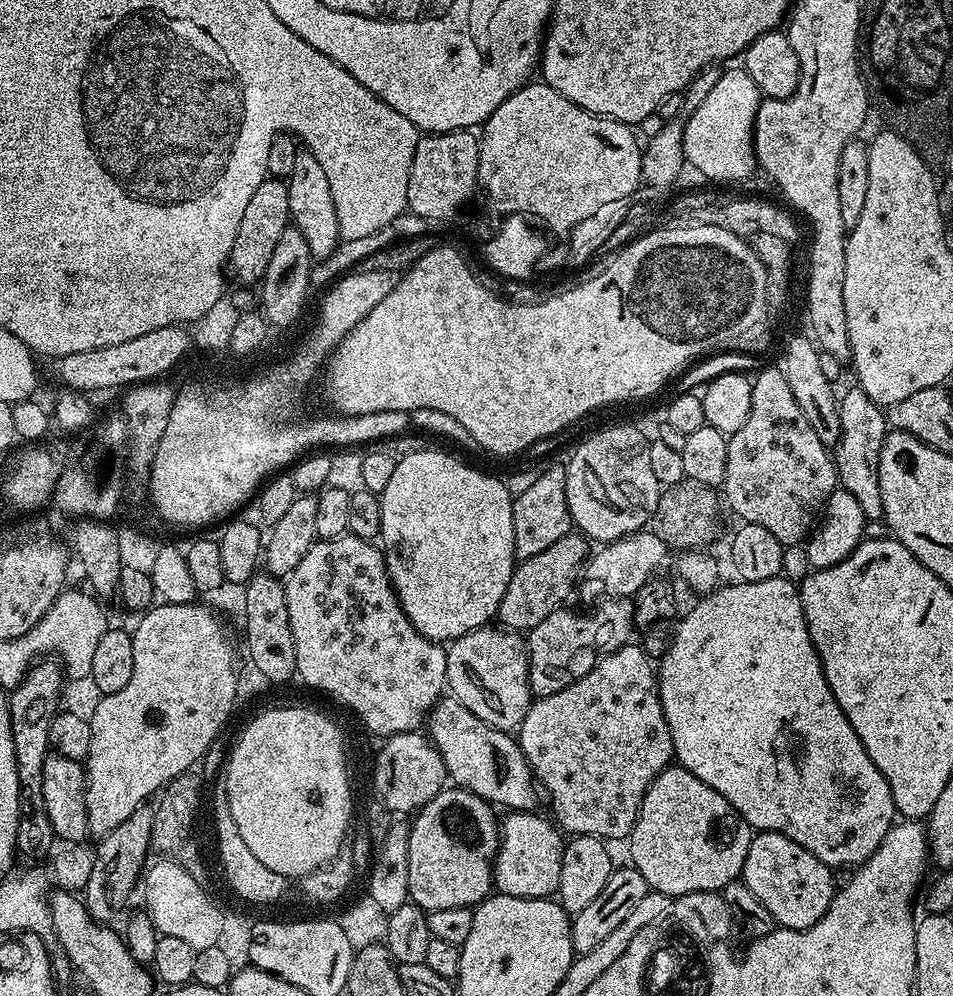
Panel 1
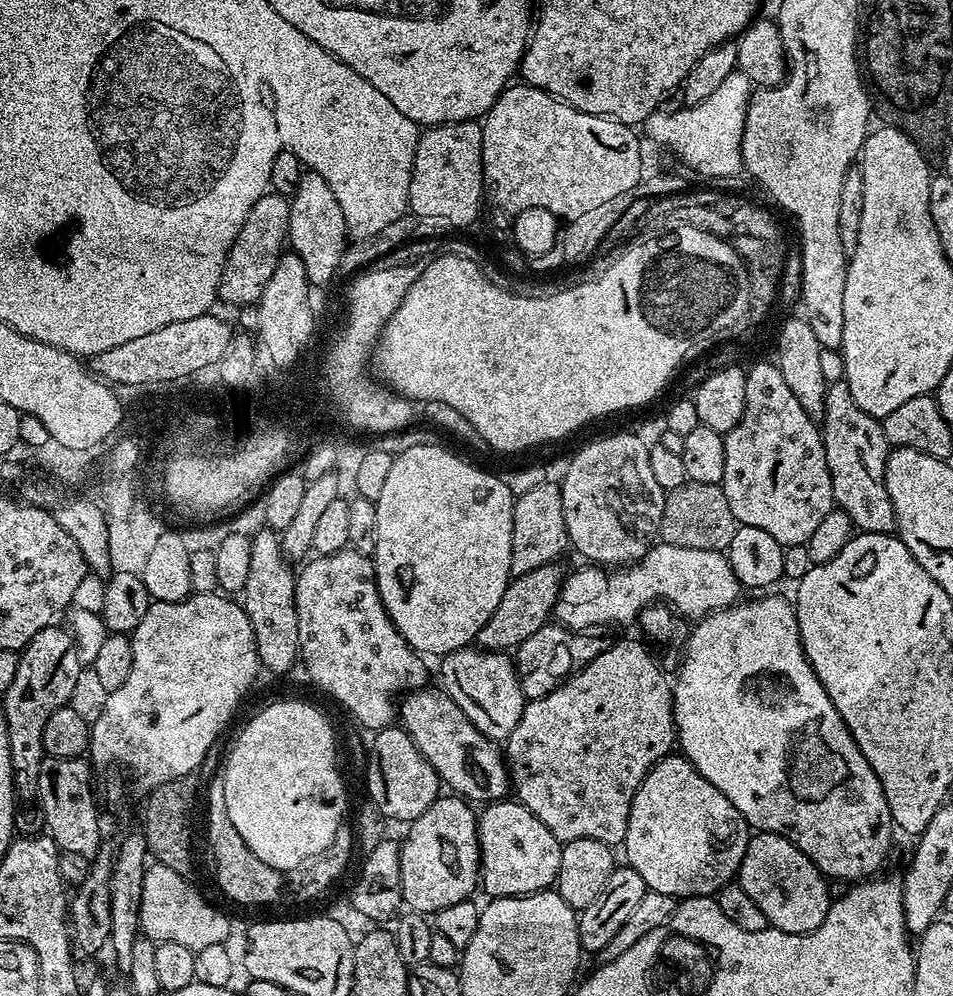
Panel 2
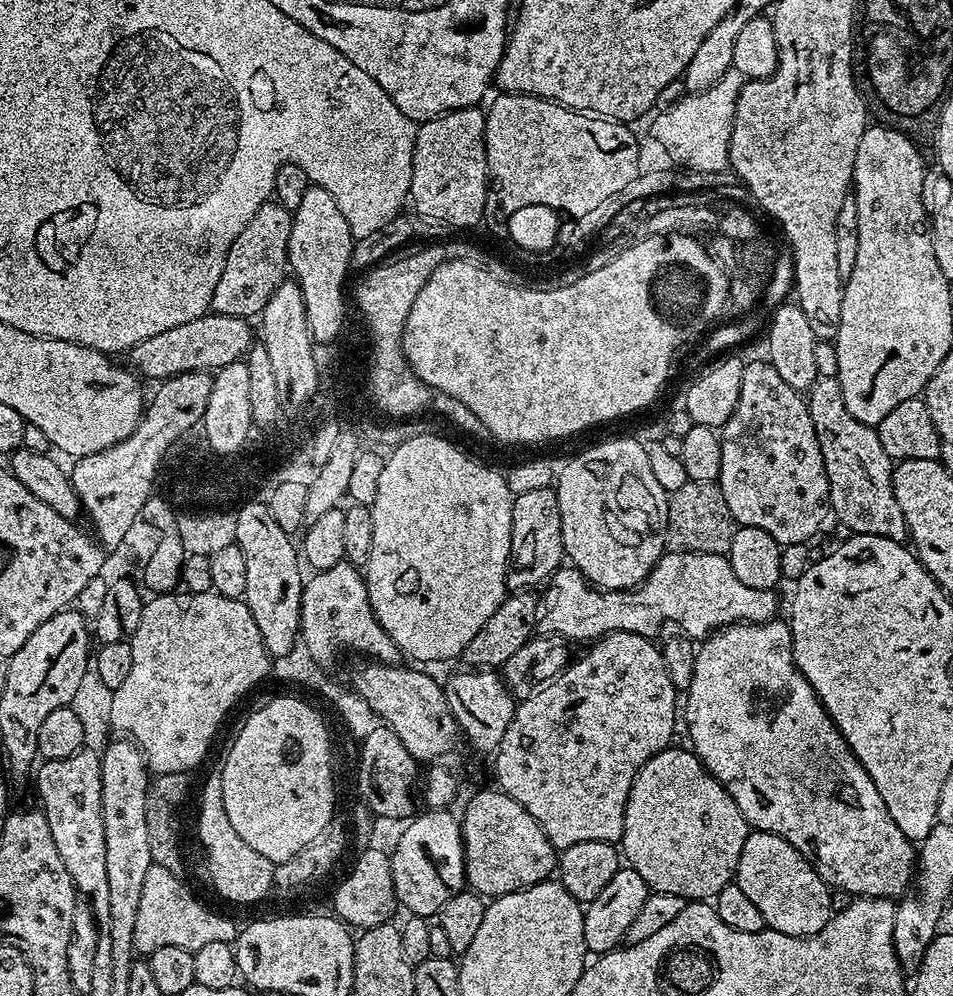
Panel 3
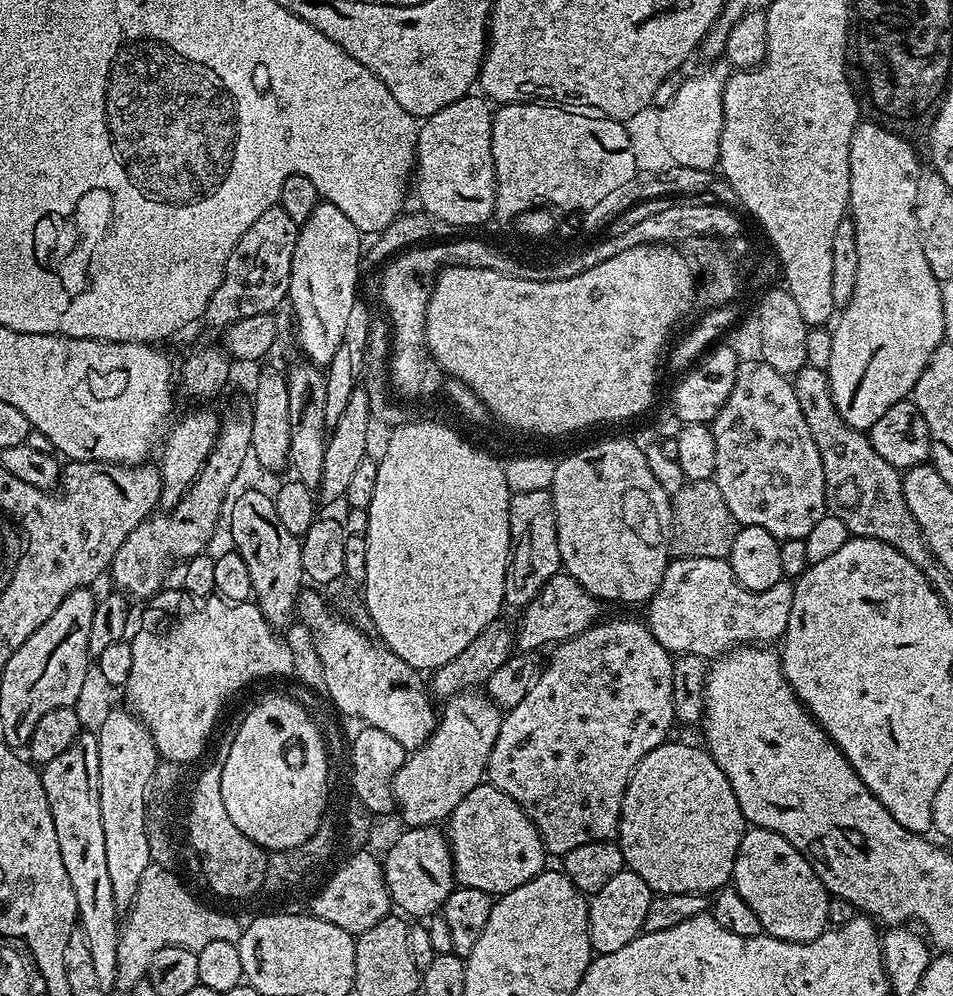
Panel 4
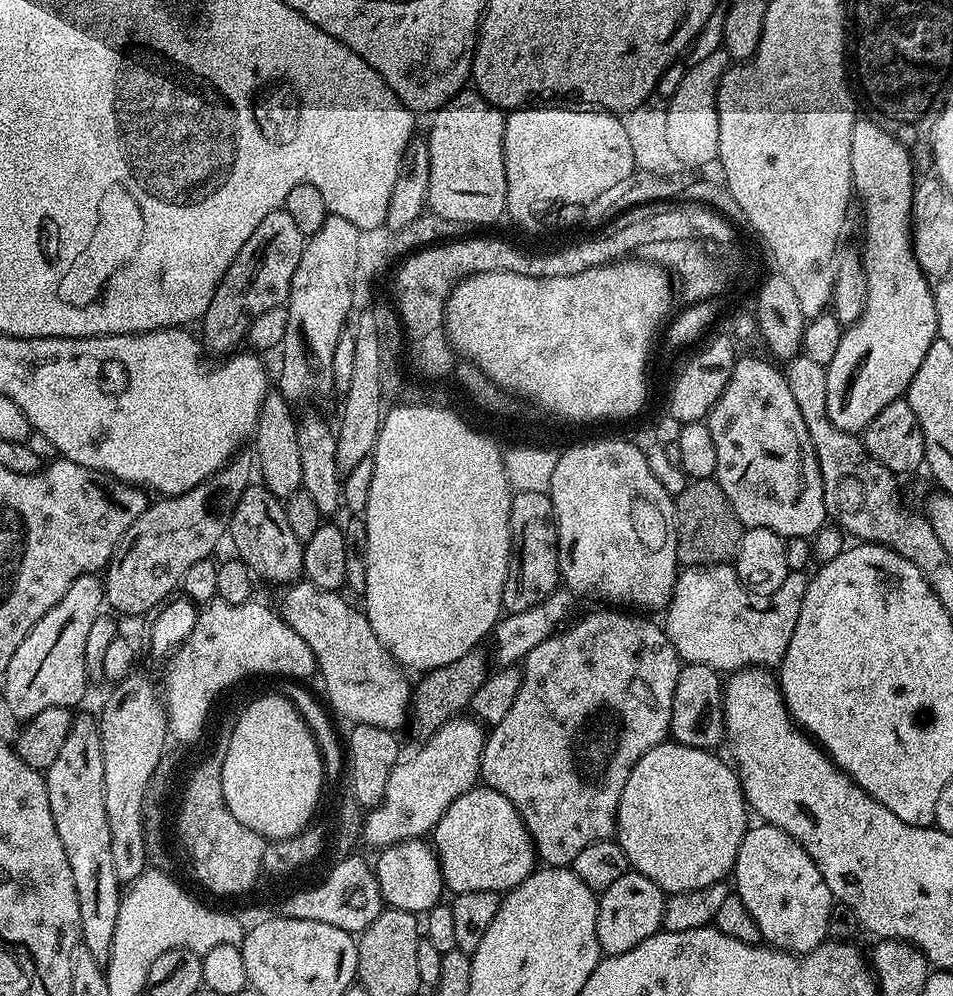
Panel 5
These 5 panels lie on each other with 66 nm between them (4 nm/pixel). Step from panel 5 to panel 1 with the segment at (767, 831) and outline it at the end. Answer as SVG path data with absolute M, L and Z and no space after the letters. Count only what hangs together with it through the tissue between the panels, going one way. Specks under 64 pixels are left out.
M757 831L753 835L742 879L754 890L754 898L770 910L779 927L793 928L796 932L814 926L826 914L834 895L833 869L814 858L810 850L798 846L798 842L777 832Z

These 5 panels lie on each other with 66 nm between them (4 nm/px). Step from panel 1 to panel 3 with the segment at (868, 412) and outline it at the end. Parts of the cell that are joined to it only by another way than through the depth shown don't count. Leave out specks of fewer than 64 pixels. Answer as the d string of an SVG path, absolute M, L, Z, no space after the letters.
M817 376L815 382L808 387L806 393L810 422L814 422L814 430L818 434L818 446L822 450L822 462L826 466L828 479L828 502L833 517L837 516L852 534L862 536L889 536L901 542L909 539L908 527L902 518L902 510L898 506L898 498L894 498L892 485L892 457L882 450L882 442L878 438L876 428L870 424L858 422L850 410L846 410L846 402L842 402L842 386L835 376Z

